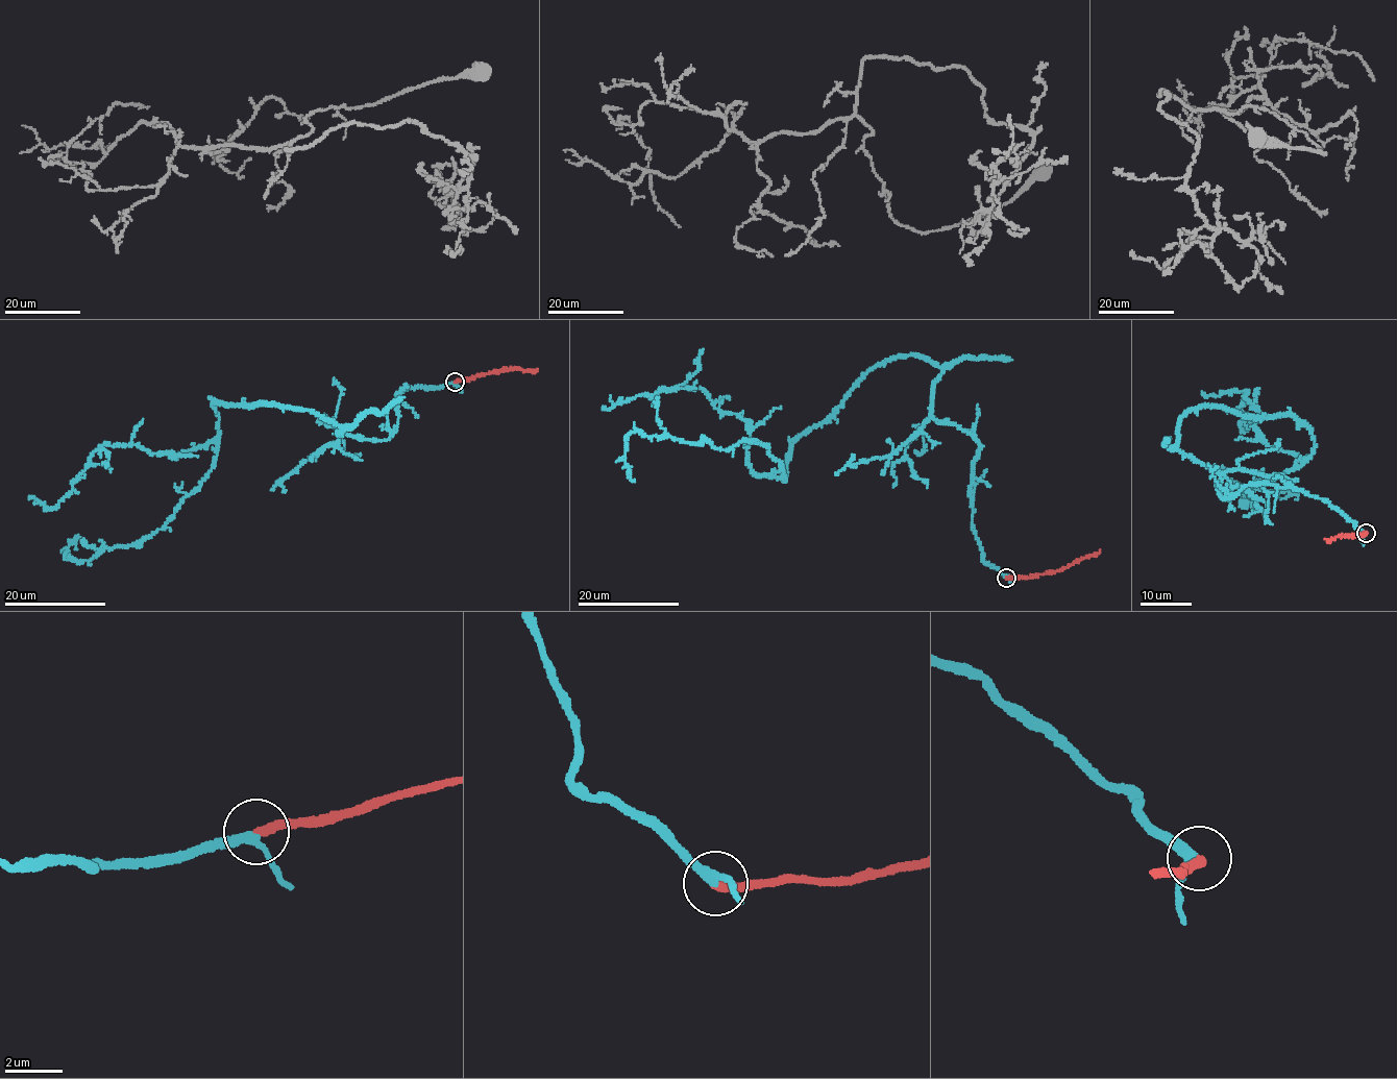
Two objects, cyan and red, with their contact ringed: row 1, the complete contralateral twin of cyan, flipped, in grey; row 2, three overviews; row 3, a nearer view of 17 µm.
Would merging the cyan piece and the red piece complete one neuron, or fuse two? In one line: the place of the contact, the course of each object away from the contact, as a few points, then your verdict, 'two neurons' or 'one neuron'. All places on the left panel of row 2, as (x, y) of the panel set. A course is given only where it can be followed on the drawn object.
(455, 382) | cyan via (454, 382), (399, 390), (375, 440), (215, 400), (213, 467), (173, 517), (71, 561), (83, 540) | red via (455, 382), (515, 368), (538, 370) | one neuron

